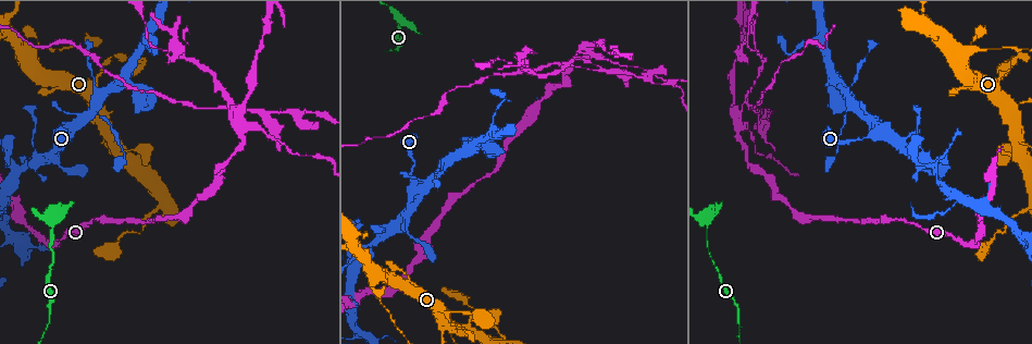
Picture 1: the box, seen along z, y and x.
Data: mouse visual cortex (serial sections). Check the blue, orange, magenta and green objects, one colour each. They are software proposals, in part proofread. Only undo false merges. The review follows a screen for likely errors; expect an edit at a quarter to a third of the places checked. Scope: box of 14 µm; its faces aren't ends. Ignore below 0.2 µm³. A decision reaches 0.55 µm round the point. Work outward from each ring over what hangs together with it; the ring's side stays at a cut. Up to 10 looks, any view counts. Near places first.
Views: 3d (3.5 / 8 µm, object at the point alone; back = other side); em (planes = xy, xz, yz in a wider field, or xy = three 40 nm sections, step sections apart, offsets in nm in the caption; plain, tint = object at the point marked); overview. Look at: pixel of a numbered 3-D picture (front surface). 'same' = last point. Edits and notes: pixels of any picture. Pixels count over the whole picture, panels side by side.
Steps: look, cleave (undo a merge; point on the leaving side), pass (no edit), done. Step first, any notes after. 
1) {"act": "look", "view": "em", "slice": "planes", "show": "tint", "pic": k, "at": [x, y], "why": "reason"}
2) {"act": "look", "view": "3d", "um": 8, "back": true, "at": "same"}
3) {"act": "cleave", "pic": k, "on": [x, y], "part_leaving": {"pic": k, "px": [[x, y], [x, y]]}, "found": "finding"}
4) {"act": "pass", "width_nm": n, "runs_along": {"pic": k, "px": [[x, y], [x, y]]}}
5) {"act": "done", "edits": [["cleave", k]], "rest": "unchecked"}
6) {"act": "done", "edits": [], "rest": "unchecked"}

{"act": "look", "view": "3d", "um": 3.5, "pic": 1, "at": [401, 15], "why": "thick turns thin"}

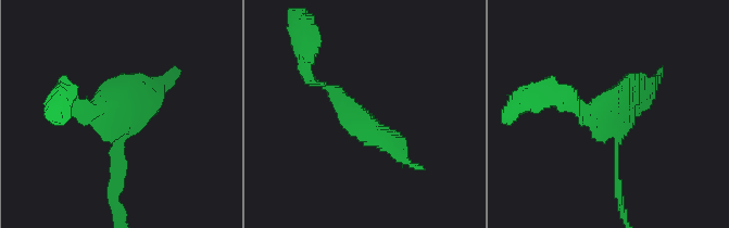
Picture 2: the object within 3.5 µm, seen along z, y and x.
{"act": "look", "view": "em", "slice": "xy", "step": 1, "show": "tint", "pic": 2, "at": [614, 114], "why": "now the EM"}

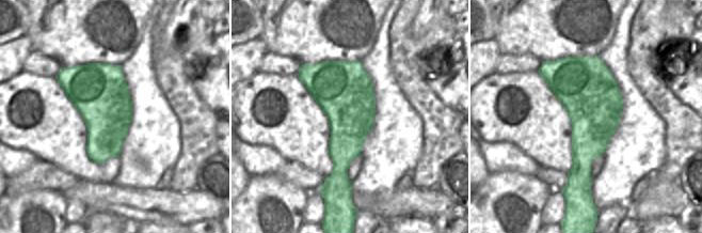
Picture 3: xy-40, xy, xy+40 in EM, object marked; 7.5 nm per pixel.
{"act": "look", "view": "em", "slice": "xy", "step": 3, "show": "tint", "at": "same", "why": "another direction"}

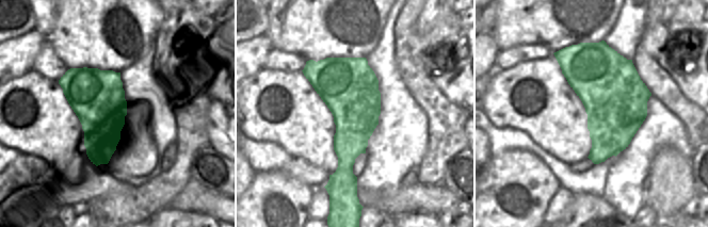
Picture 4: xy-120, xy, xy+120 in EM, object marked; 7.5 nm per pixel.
{"act": "pass", "found": "all the same cell"}

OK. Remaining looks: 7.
{"act": "look", "view": "3d", "um": 3.5, "pic": 1, "at": [458, 312], "why": "a narrow waist"}

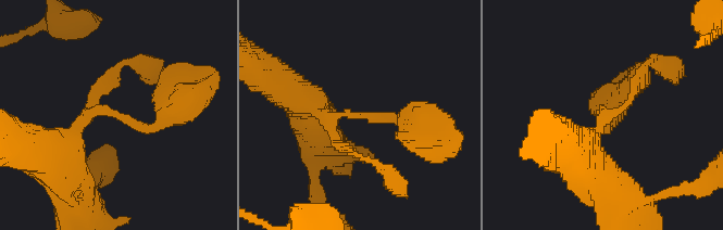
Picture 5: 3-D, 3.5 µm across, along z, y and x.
{"act": "look", "view": "em", "slice": "xy", "step": 5, "show": "tint", "pic": 5, "at": [115, 115], "why": "shape alone is not enough"}

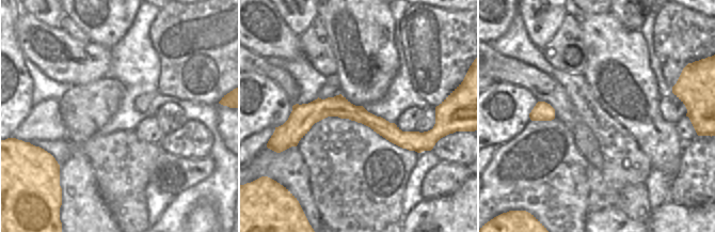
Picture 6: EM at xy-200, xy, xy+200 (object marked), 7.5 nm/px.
{"act": "pass", "runs_along": {"pic": 5, "px": [[64, 142], [91, 112], [154, 126], [182, 102]]}, "found": "one cell here"}

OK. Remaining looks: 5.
{"act": "look", "view": "em", "slice": "planes", "show": "tint", "pic": 1, "at": [374, 278], "why": "sharp bend"}

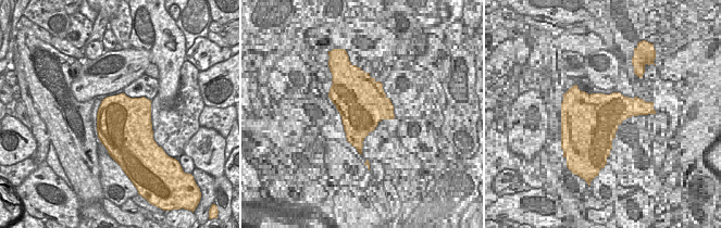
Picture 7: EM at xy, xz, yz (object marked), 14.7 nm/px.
{"act": "look", "view": "3d", "um": 3.5, "at": "same"}

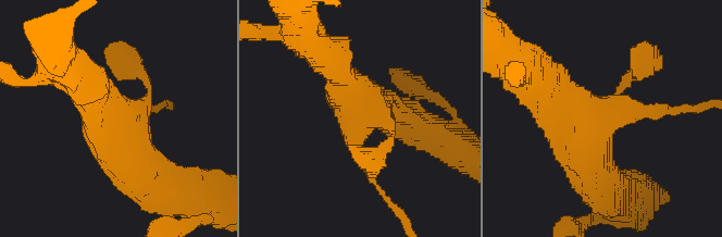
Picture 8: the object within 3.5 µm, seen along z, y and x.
{"act": "pass", "runs_along": {"pic": 8, "px": [[156, 184], [82, 80]]}, "found": "continuous, no second cell"}

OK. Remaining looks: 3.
{"act": "look", "view": "3d", "um": 3.5, "pic": 1, "at": [22, 171], "why": "a fork"}

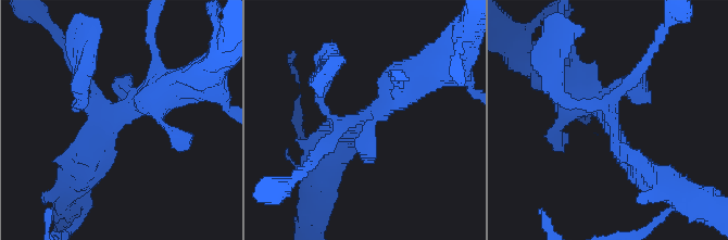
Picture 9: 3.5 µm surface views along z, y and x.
{"act": "look", "view": "em", "slice": "xy", "step": 2, "show": "tint", "pic": 9, "at": [363, 119]}

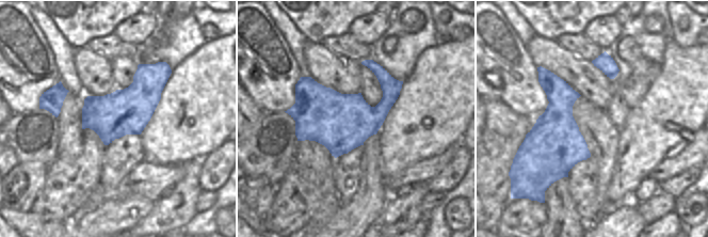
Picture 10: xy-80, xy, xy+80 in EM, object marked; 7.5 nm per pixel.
{"act": "pass", "runs_along": {"pic": 9, "px": [[166, 87], [123, 113], [86, 166]]}, "found": "all the same cell"}

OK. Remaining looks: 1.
{"act": "done", "edits": [], "rest": "unchecked"}

